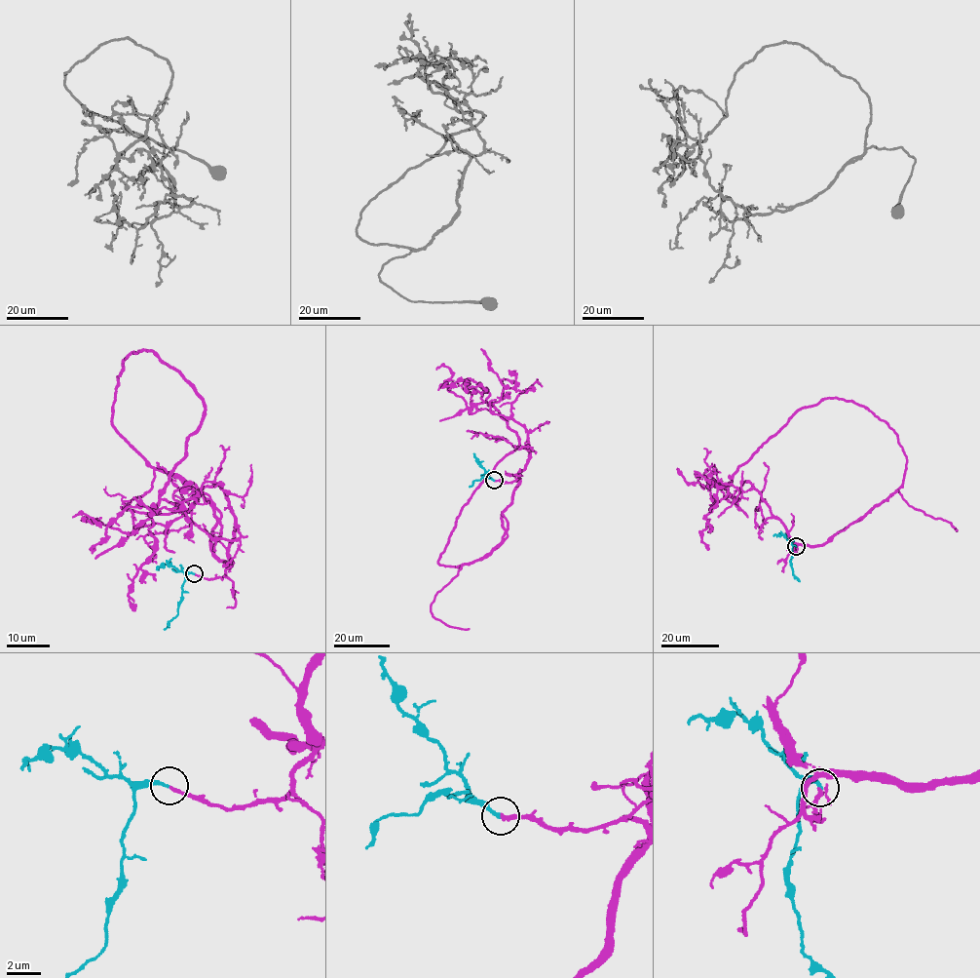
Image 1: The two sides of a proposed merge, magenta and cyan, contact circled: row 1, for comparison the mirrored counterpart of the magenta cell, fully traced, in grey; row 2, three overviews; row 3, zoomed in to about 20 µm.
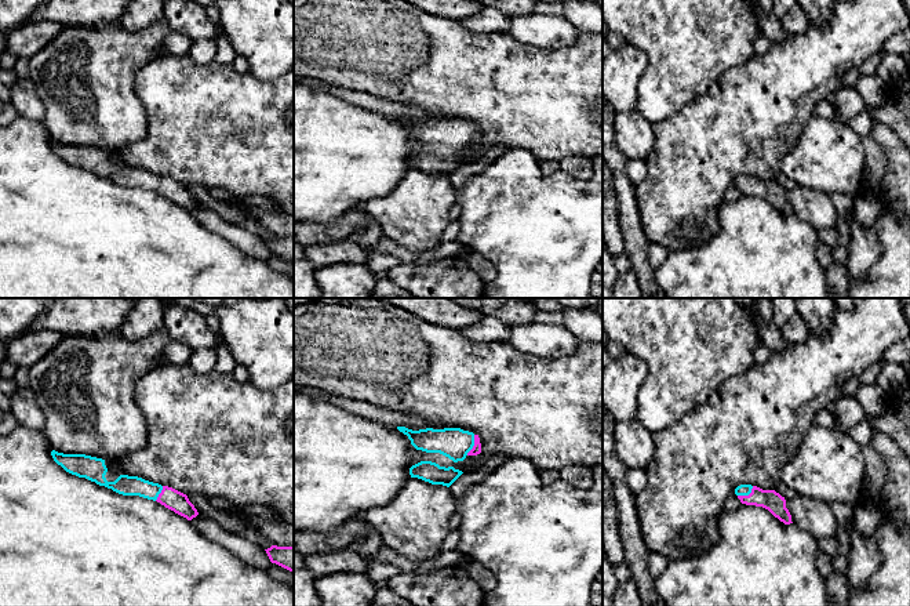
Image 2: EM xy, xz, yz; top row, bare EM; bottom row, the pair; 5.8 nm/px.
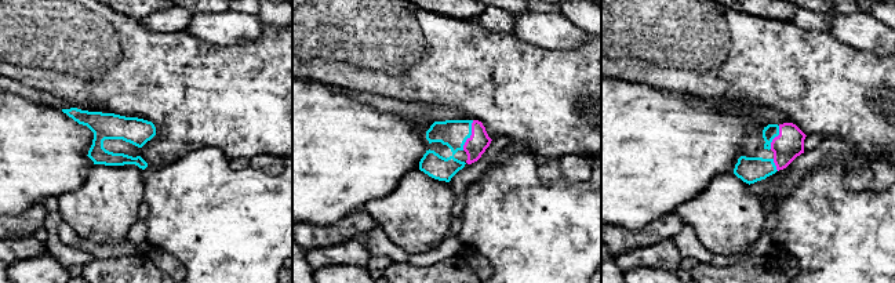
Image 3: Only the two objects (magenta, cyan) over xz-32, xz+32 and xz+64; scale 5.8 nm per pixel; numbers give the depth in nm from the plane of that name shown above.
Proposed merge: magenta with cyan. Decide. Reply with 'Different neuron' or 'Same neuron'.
Same neuron

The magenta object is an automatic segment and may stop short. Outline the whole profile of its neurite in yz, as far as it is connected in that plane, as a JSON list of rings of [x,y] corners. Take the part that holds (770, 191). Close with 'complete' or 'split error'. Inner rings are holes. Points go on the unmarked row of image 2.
[[[740,175],[735,179],[735,185],[742,195],[762,197],[785,215],[793,214],[791,206],[786,199],[785,188],[775,181],[762,181],[751,175]]]; split error

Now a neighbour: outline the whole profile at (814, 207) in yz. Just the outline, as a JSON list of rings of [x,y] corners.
[[[796,186],[786,192],[791,213],[797,219],[813,229],[831,229],[837,221],[837,210],[826,192]]]

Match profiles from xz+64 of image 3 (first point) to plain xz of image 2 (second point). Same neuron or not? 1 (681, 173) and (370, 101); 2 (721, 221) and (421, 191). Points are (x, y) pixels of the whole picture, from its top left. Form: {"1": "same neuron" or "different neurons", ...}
{"1": "different neurons", "2": "same neuron"}

